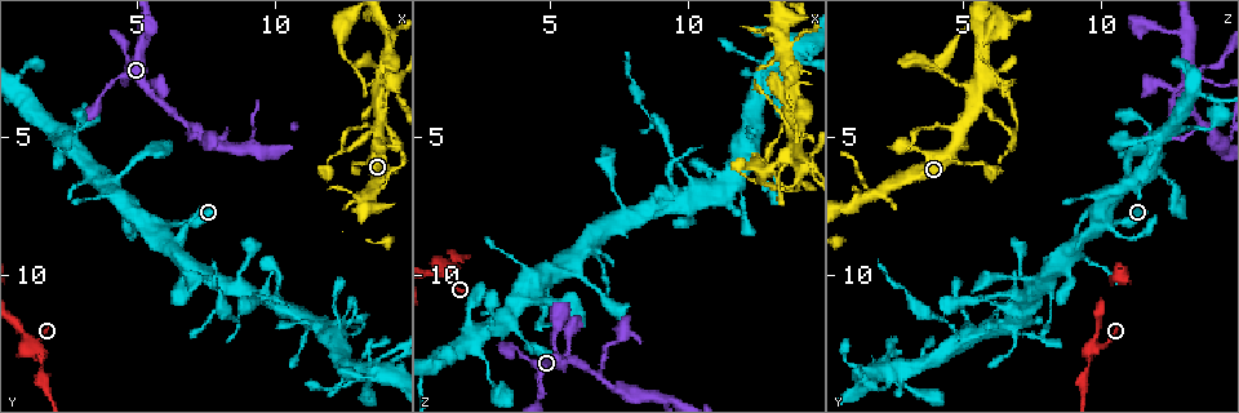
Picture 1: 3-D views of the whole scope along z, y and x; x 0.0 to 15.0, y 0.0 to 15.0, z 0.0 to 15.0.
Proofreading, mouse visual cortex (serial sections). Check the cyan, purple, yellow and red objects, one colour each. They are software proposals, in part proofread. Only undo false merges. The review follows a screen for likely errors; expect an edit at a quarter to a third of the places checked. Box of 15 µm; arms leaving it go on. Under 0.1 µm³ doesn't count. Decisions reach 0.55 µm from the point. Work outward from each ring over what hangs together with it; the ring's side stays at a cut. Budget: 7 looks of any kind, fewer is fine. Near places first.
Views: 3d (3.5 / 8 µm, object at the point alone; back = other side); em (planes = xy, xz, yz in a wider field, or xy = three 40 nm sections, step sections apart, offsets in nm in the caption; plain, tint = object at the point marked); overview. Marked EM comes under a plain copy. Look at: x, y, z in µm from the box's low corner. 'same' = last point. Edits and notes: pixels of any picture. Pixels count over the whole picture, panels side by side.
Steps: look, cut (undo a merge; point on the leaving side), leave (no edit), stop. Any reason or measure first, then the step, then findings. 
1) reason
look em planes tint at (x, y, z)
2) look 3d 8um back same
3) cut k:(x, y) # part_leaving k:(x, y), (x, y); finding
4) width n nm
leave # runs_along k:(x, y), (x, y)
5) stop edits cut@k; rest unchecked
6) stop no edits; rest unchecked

thick turns thin
look 3d 3.5um at (14.1, 3.3, 6.5)

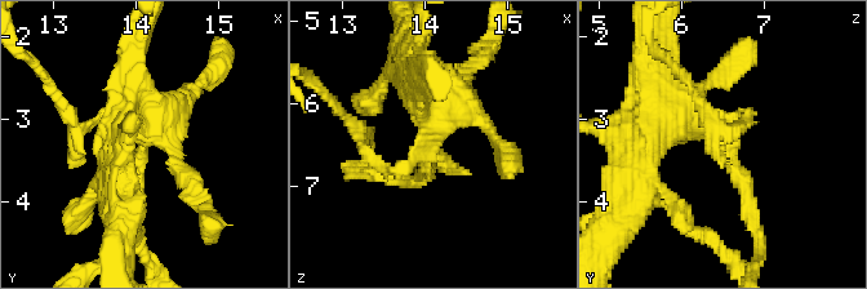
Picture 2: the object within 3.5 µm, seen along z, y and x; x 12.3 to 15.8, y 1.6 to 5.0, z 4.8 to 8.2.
need the tissue
look em xy step 5 tint at (14.05, 3.40, 6.60)

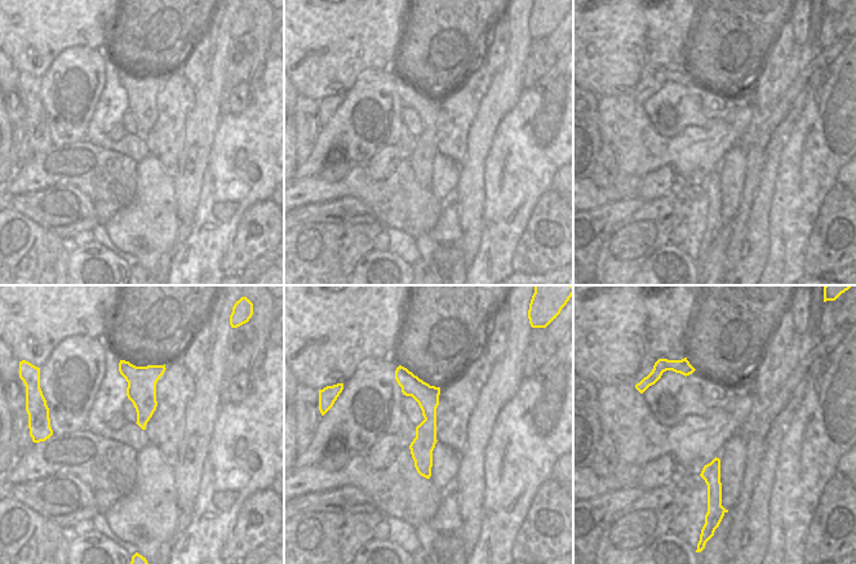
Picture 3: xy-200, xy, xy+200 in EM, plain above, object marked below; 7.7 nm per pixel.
look em xy step 3 tint same

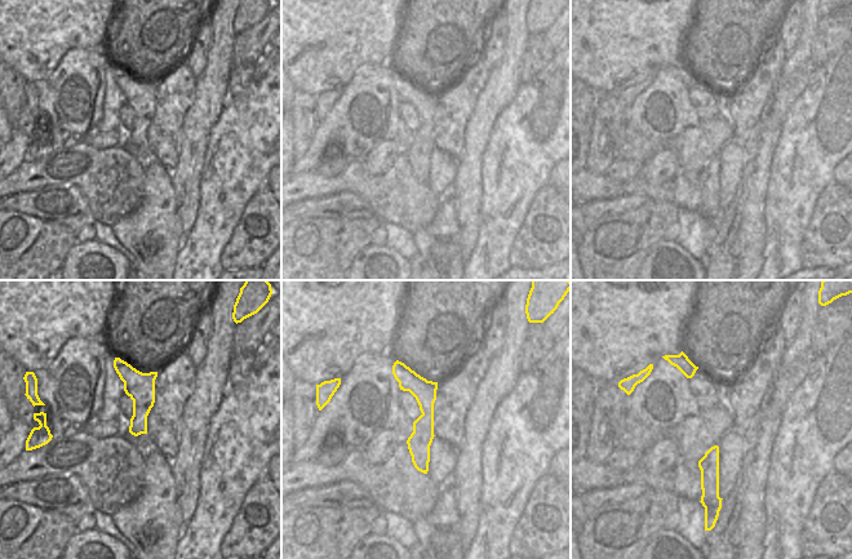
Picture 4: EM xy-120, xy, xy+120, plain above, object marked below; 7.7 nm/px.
cut 2:(736, 174) # two cells meet here

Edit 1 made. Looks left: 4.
see it whole again
look overview

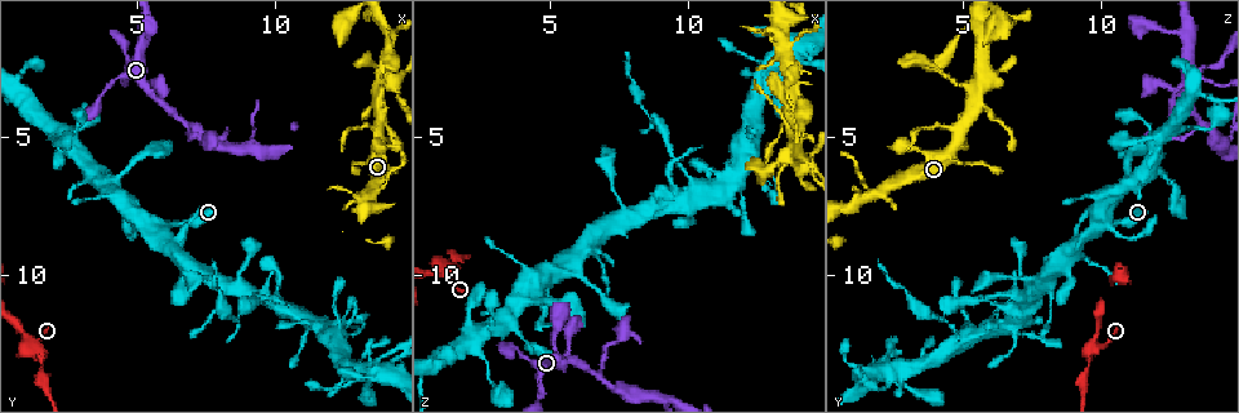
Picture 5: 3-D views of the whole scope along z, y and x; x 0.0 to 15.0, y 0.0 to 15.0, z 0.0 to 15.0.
side arm on a straight run
look 3d 3.5um at (6.7, 4.4, 13.7)

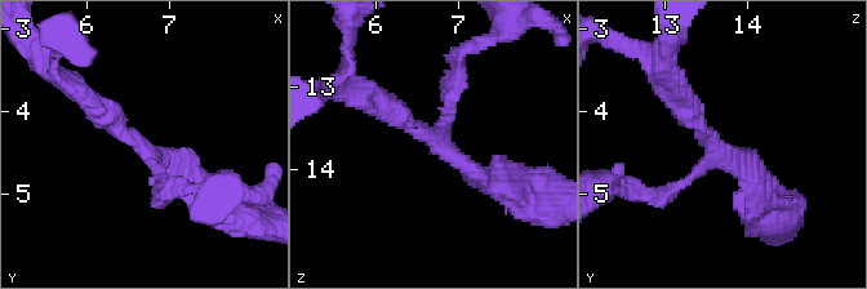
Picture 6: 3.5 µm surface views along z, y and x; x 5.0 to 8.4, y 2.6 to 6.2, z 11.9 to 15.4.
arms 3; arm_widths 150, 250, 300 nm
look em xy step 5 tint at (6.75, 4.50, 13.65)

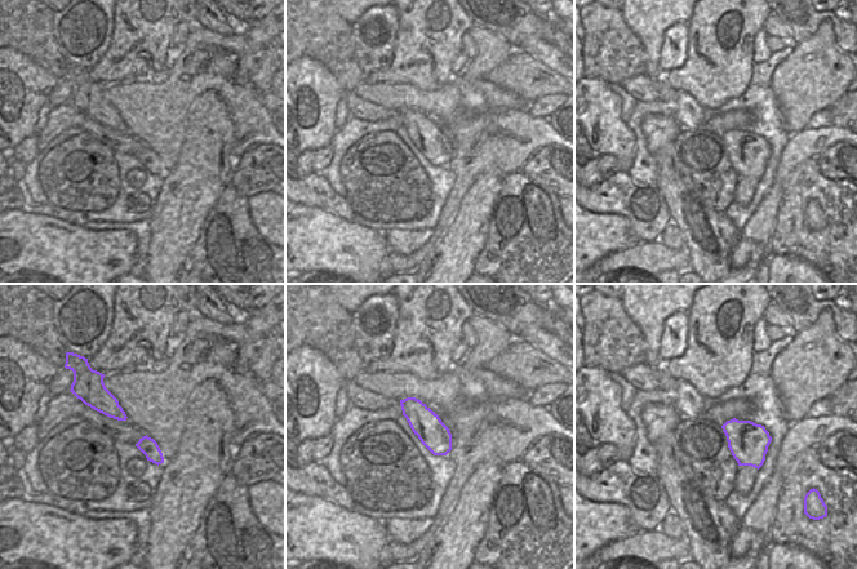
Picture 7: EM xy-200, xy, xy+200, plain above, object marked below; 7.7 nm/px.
leave # runs_along 6:(88, 99), (207, 195); one cell here

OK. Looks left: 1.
stop edits cut@2; rest unchecked

